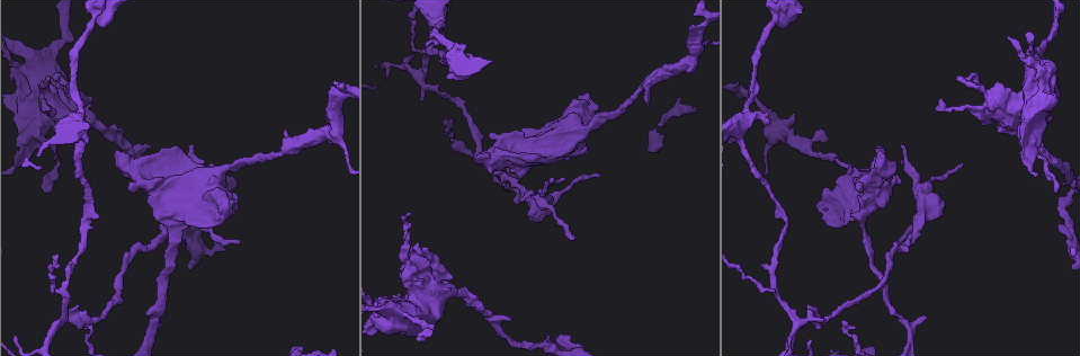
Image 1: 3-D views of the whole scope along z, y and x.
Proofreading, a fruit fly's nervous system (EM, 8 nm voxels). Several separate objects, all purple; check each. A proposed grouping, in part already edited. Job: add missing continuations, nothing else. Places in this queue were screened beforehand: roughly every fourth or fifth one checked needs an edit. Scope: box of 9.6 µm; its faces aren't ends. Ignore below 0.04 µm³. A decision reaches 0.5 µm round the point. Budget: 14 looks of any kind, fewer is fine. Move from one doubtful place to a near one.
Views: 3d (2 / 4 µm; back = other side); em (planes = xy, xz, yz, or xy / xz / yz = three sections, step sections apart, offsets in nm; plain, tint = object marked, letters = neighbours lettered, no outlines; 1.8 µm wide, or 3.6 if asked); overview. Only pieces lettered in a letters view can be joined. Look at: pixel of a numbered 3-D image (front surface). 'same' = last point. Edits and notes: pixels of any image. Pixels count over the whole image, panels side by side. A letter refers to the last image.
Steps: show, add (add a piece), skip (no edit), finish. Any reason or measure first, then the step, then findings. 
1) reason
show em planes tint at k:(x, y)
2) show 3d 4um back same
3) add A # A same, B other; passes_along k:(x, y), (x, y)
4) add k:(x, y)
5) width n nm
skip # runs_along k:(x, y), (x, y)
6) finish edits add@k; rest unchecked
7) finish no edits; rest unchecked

show em planes letters at 1:(425, 45)

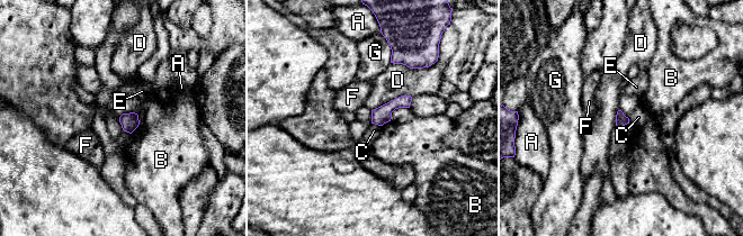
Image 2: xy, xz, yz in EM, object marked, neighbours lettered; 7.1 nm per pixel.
skip # A other, B other, C other, D other, E other, F other, G other; border 2:(372, 123), (381, 126); none of them fits

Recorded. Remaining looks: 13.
stops while still wide
show em 3.6um xz step 4 letters at 1:(781, 25)

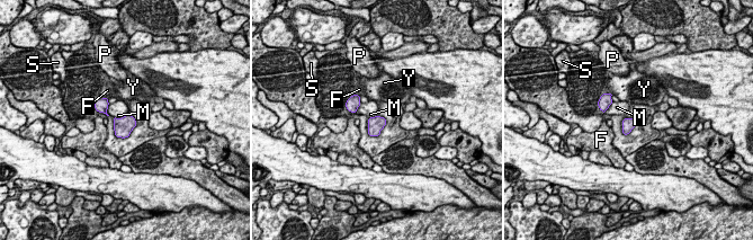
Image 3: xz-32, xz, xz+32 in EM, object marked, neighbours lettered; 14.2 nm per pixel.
skip # F other, M other, P other, S other, Y other; border 3:(126, 114), (115, 117); none of them fits

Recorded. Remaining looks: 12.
an open end
show em 3.6um planes letters at 1:(191, 146)

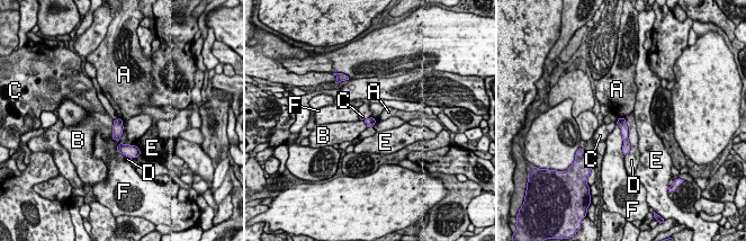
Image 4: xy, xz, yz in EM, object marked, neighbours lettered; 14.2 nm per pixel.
skip # A other, B other, C other, D other, E other, F other; border 4:(623, 118), (629, 143), (625, 155); none of them fits

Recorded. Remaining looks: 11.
stops while still wide
show 3d 2um at 1:(489, 134)

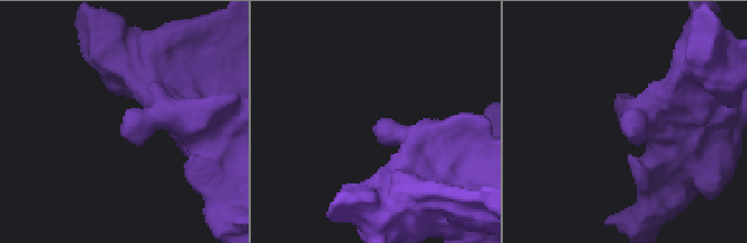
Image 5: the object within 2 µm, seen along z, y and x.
shape alone is not enough
show em xz step 4 letters at 5:(381, 128)

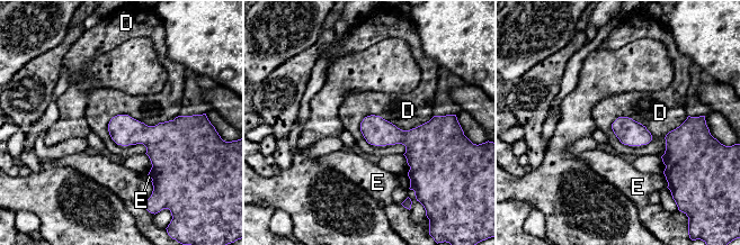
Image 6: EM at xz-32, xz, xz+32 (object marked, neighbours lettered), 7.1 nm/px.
skip # D other, E other; border 6:(434, 116), (359, 130); none of them fits

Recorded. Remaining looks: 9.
thin end
show em planes plain at 1:(925, 319)

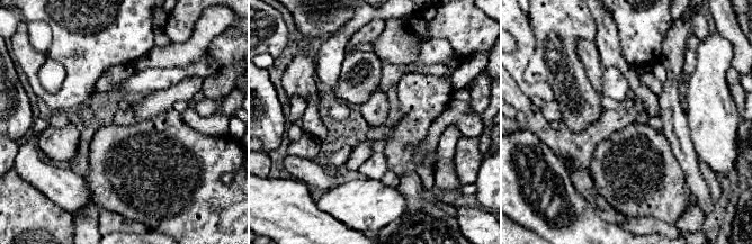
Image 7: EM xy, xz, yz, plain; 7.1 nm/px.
where the object lies
show em planes tint same

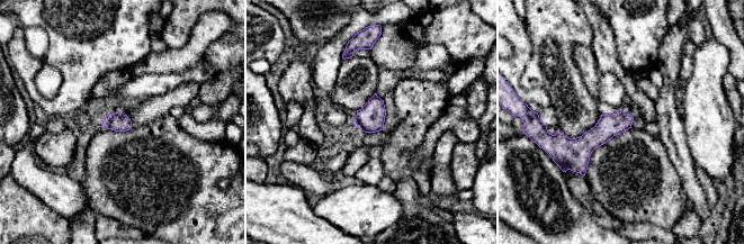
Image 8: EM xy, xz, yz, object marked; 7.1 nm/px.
what lies round it
show em planes letters same

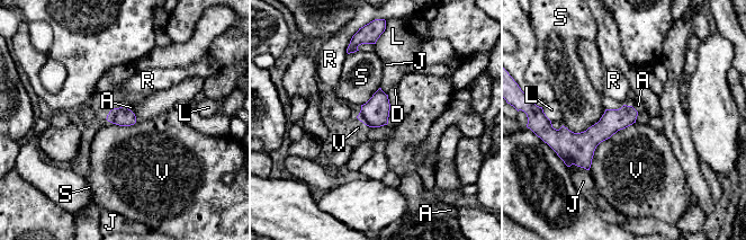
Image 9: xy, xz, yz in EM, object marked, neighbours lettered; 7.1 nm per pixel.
add 9:(638, 105) # A same, D other, J other, L other, R other, S other, V other; passes_along 9:(612, 121), (635, 109), (638, 105); the neuron continues

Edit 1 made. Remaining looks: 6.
show overview

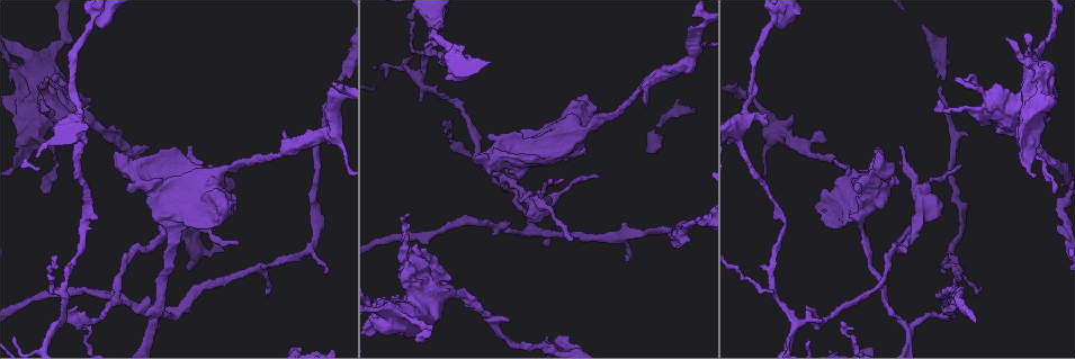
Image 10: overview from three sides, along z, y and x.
a fork
show 3d 2um back at 10:(799, 323)

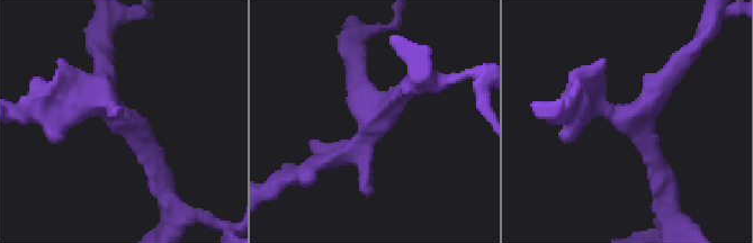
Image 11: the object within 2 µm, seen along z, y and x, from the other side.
arms 3; arm_widths 160, 160, 170 nm; need the tissue
show em xz step 8 letters at 11:(364, 113)

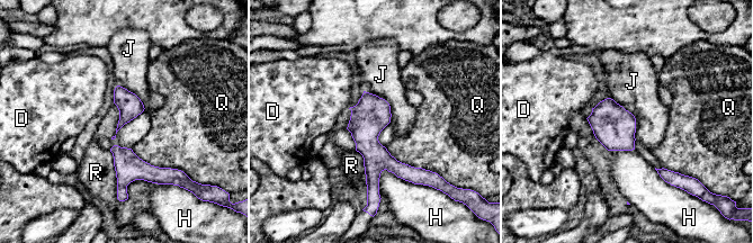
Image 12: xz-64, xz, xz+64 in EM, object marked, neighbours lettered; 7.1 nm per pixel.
skip # D other, H other, J other, Q other, R other; runs_along 12:(366, 95), (369, 189); none of them fits

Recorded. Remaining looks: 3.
finish edits add@9; rest unchecked

